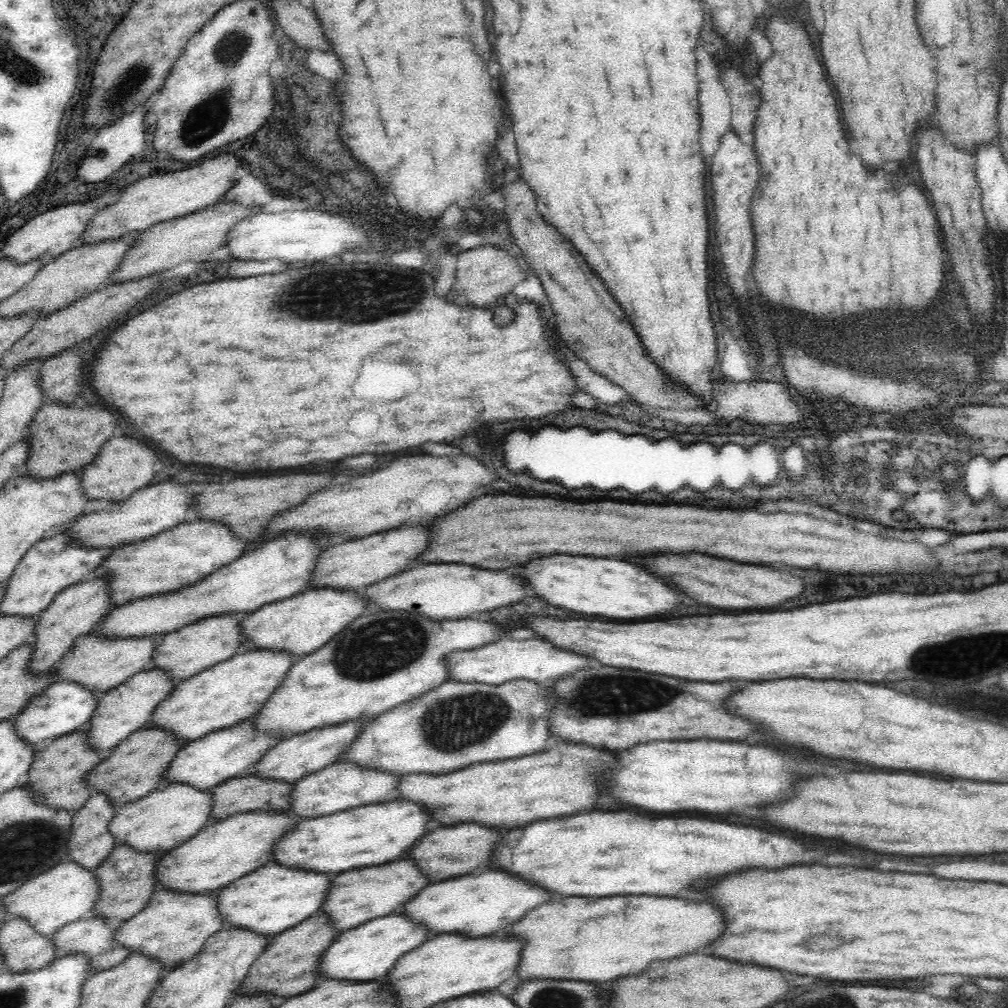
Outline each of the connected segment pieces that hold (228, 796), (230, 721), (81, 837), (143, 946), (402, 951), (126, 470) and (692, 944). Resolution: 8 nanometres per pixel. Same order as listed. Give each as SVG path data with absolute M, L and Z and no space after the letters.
M251 773L234 777L224 781L220 785L210 789L214 795L214 810L210 814L211 819L223 819L227 816L246 811L268 810L268 811L290 811L292 801L292 790L294 783L278 778L264 778Z
M243 649L228 660L178 681L174 692L156 708L151 725L162 725L188 742L209 732L252 720L286 680L296 660L286 650Z
M94 790L92 796L86 800L86 804L73 812L72 832L70 832L70 840L68 840L68 853L70 853L68 859L76 860L86 869L96 870L103 864L118 845L110 831L110 820L114 818L117 807L120 806L117 806L116 801L110 799L108 793Z
M158 886L144 910L119 924L116 939L132 952L158 959L164 967L164 976L166 972L192 960L210 936L227 926L224 915L218 909L218 892L219 889L209 893L188 893Z
M401 911L373 918L353 929L342 931L320 958L318 971L322 973L322 978L328 979L384 980L402 956L428 942L432 936L434 934L426 925L414 921Z
M114 436L104 443L98 456L81 469L82 487L84 487L84 491L86 491L90 500L106 498L120 503L134 491L150 485L150 482L156 476L154 466L158 464L158 460L160 460L158 452L152 446L148 446L146 442L142 442L138 438L130 438L130 436L126 436L126 438Z
M554 896L550 900L550 904L542 904L538 908L534 908L532 912L528 912L528 916L524 915L524 920L518 920L512 926L512 932L508 935L516 935L524 937L526 940L526 948L524 948L524 960L520 960L518 964L518 976L522 979L537 978L568 978L568 980L588 980L588 982L608 982L608 980L618 980L618 978L626 978L626 976L636 976L646 972L646 968L654 962L666 962L666 960L676 960L680 956L704 950L708 946L712 946L726 930L726 920L724 920L724 912L710 904L710 902L690 902L684 898L652 898L652 896L606 896L606 898L588 898L588 896L568 896L568 898L560 898Z

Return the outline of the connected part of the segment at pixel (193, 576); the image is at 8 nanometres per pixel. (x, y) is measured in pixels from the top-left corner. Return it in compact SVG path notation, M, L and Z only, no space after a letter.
M194 517L142 542L120 544L96 573L109 576L111 600L114 606L123 606L195 586L215 570L240 558L248 550L248 544L250 541L238 537L230 525Z

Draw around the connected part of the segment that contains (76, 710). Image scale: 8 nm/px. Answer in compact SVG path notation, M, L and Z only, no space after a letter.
M60 679L50 684L42 696L34 698L14 718L14 723L22 739L32 743L36 750L42 750L56 738L87 727L95 716L96 706L98 706L98 694L92 689L76 681Z

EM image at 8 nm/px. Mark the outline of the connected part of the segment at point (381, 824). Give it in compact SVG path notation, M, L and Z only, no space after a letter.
M398 797L389 801L362 805L315 819L302 819L282 838L272 860L291 868L318 872L344 872L360 866L374 866L404 856L430 830L434 816L422 804Z

